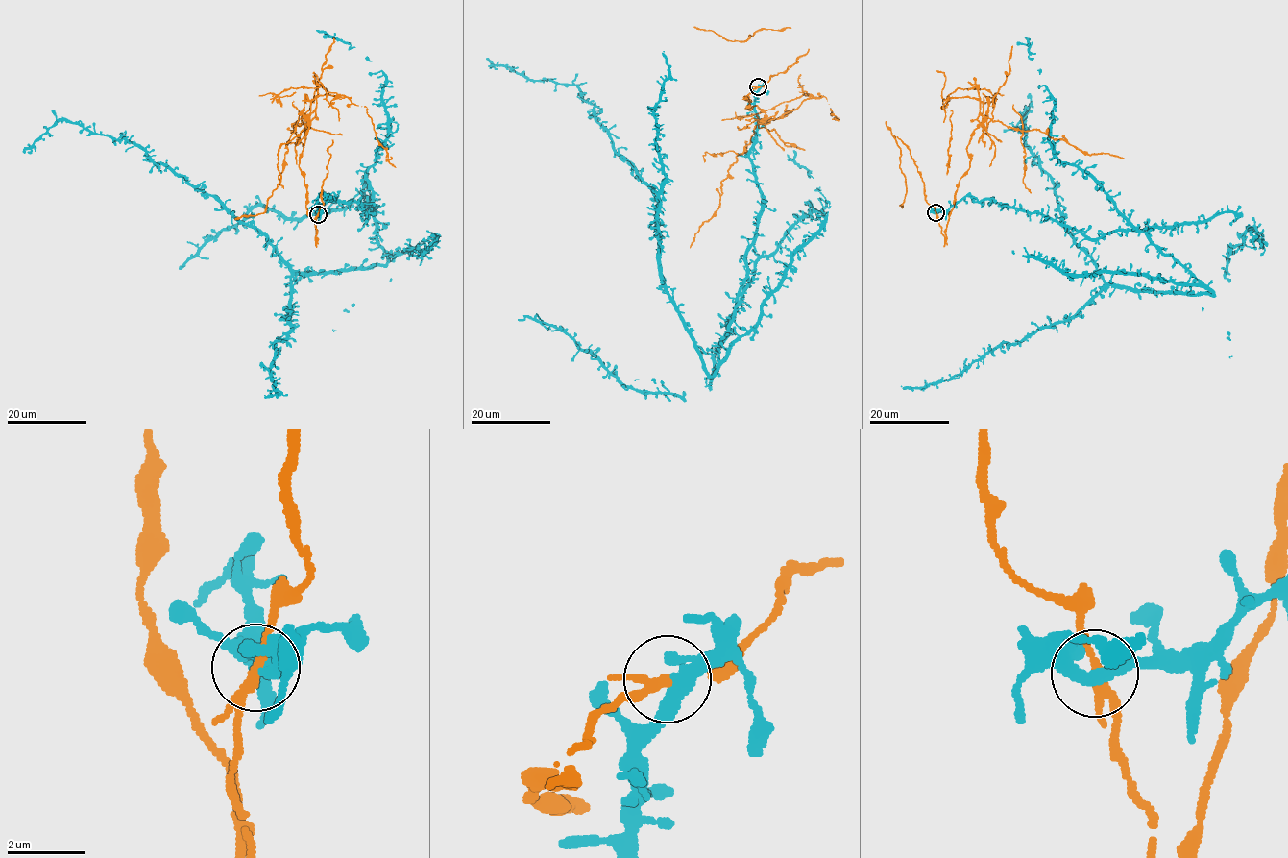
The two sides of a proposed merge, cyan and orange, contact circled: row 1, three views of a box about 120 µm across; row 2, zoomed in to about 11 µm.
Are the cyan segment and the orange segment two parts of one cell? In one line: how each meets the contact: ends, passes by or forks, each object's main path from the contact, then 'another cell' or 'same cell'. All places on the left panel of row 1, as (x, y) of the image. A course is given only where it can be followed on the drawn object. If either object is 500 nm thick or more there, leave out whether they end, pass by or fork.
cyan passes by | orange forks | cyan via (318, 213), (324, 193), (373, 208), (388, 262), (295, 273), (213, 198), (81, 126), (22, 152) | orange via (318, 213), (315, 234), (299, 167), (317, 97), (346, 96), (367, 108), (376, 140), (396, 167) | another cell

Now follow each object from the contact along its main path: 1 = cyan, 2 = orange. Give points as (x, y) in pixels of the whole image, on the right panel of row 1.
1: (935, 212), (974, 196), (1092, 238), (1142, 232), (1212, 294), (1111, 285), (1015, 126), (1032, 104), (1020, 132)
2: (935, 212), (944, 234), (969, 167), (978, 100), (947, 98), (942, 106), (953, 112), (947, 174)

